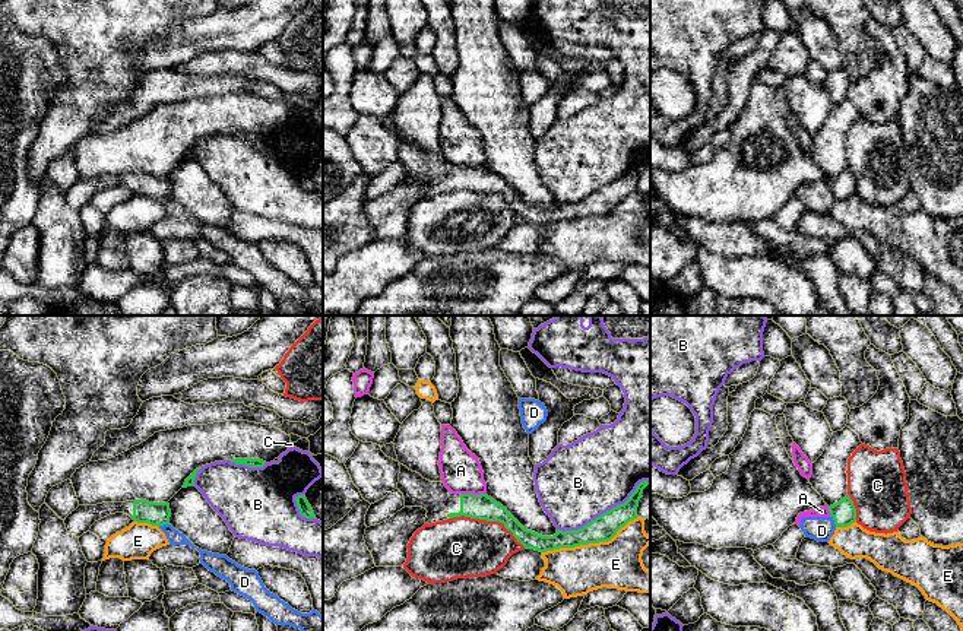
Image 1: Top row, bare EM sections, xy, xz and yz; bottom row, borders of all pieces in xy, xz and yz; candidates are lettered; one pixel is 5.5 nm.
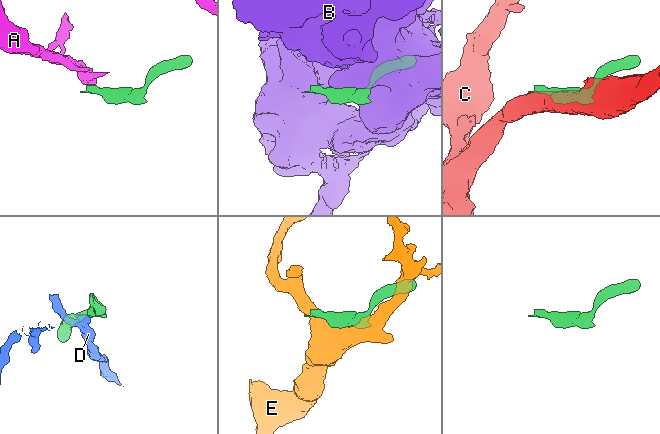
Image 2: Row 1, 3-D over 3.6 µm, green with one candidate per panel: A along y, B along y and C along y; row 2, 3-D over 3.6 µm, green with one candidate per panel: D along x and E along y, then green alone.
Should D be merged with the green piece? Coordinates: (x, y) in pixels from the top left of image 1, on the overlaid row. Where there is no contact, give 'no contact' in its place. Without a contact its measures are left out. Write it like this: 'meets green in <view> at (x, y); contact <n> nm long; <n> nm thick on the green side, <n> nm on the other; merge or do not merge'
meets green in yz at (833, 519); contact 80 nm long; 140 nm thick on the green side, 140 nm on the other; do not merge

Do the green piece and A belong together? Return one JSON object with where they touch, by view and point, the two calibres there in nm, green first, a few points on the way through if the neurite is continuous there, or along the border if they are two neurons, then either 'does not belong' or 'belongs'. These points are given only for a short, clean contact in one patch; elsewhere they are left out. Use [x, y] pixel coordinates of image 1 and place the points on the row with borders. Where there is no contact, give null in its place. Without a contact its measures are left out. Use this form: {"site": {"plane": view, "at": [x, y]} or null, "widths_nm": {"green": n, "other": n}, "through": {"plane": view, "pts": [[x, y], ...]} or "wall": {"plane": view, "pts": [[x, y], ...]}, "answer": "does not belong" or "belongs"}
{"site": {"plane": "xz", "at": [474, 495]}, "widths_nm": {"green": 140, "other": 220}, "wall": {"plane": "xz", "pts": [[461, 492], [485, 494]]}, "answer": "does not belong"}

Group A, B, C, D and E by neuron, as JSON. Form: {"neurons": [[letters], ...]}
{"neurons": [["A", "D"], ["B"], ["C"], ["E"]]}

